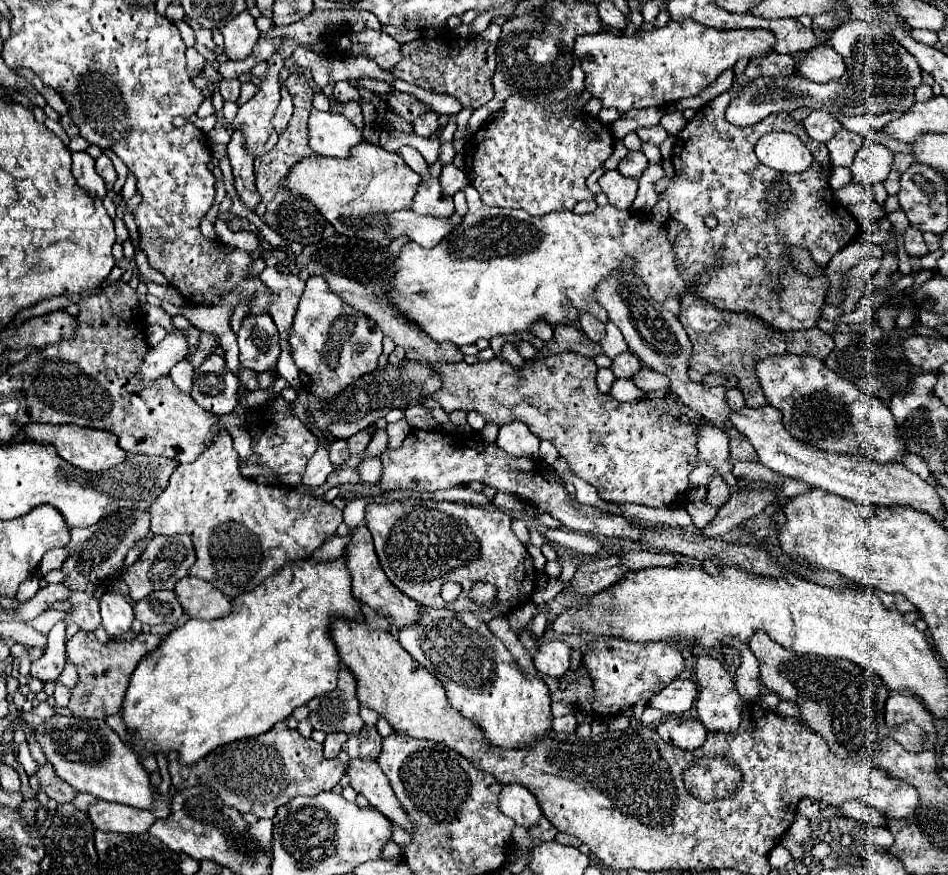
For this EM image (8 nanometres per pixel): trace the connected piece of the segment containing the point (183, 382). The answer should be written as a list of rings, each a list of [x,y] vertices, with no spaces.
[[[187,359],[177,363],[170,371],[170,377],[182,392],[190,395],[193,386],[194,368]]]

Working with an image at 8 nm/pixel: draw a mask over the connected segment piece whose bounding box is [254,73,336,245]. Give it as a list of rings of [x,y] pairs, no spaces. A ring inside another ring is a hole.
[[[292,73],[284,81],[284,85],[286,85],[286,89],[290,91],[290,95],[294,99],[294,115],[292,115],[286,131],[280,135],[278,143],[274,145],[274,149],[268,151],[262,157],[256,157],[256,161],[254,161],[256,189],[258,189],[258,195],[260,195],[260,203],[256,205],[254,213],[260,217],[262,223],[272,227],[280,237],[306,245],[306,243],[316,243],[320,239],[332,237],[336,233],[336,229],[320,215],[320,211],[316,211],[316,207],[312,207],[312,203],[308,203],[306,199],[296,199],[296,195],[292,195],[292,191],[288,191],[284,187],[284,179],[288,177],[288,171],[296,163],[300,163],[300,159],[316,155],[308,147],[308,115],[312,111],[314,87],[308,83],[308,79],[302,73]]]

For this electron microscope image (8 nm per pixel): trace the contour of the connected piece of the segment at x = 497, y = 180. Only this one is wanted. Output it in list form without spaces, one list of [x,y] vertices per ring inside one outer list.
[[[510,95],[504,101],[502,117],[488,121],[466,141],[464,155],[472,163],[466,165],[466,175],[486,205],[524,209],[526,213],[540,217],[552,211],[574,209],[578,201],[594,199],[592,191],[586,187],[586,179],[612,155],[614,137],[610,127],[604,125],[598,117],[584,115],[584,111],[576,111],[576,115],[566,115],[578,99],[580,95],[568,95],[564,101],[558,103],[532,103],[530,99],[524,99],[520,95]]]

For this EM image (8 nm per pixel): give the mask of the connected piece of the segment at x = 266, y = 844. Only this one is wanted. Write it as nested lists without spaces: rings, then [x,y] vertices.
[[[260,819],[258,823],[254,823],[250,827],[250,833],[254,843],[262,845],[264,849],[270,849],[272,847],[272,821],[270,819]]]

